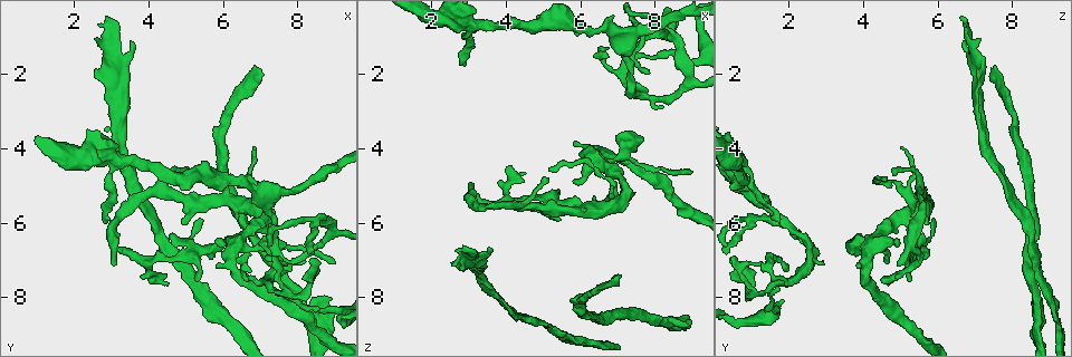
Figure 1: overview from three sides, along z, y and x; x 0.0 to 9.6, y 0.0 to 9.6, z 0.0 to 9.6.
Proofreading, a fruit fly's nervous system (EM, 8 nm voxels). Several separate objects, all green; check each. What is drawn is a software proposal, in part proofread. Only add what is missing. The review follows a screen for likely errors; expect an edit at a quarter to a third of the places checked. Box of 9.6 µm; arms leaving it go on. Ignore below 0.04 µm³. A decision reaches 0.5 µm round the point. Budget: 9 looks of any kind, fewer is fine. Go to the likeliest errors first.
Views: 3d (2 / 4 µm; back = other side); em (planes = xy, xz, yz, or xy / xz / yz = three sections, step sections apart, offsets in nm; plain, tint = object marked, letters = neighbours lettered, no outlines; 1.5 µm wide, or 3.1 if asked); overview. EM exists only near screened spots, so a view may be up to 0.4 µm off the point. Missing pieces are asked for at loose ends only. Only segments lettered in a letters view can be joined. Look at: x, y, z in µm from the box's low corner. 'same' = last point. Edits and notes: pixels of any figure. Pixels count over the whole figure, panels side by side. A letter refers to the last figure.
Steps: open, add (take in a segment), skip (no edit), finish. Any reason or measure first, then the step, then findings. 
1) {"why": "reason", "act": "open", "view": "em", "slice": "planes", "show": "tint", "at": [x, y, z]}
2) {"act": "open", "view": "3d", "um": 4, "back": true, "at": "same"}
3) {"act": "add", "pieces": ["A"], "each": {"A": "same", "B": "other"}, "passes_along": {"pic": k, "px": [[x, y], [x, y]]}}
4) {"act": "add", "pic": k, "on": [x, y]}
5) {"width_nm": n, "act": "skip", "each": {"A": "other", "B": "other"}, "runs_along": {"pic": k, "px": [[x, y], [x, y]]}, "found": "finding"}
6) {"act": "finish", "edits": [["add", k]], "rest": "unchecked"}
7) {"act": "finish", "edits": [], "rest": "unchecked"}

{"why": "branch stops here", "act": "open", "view": "em", "slice": "planes", "show": "letters", "at": [7.00, 1.90, 7.40]}

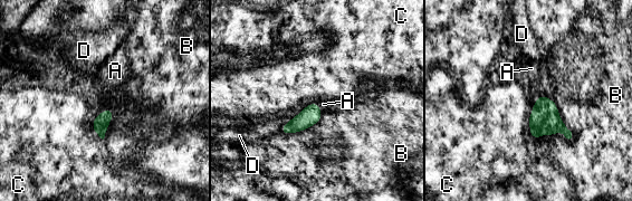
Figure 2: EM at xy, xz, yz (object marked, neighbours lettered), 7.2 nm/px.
{"width_nm": 110, "act": "add", "pieces": ["A"], "each": {"A": "same", "B": "other", "C": "other", "D": "other"}, "passes_along": {"pic": 2, "px": [[310, 115], [318, 106], [323, 104]]}, "found": "the neuron continues"}

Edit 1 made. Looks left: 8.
{"why": "thin end", "act": "open", "view": "em", "slice": "xz", "step": 4, "show": "letters", "at": [9.00, 7.10, 4.60]}

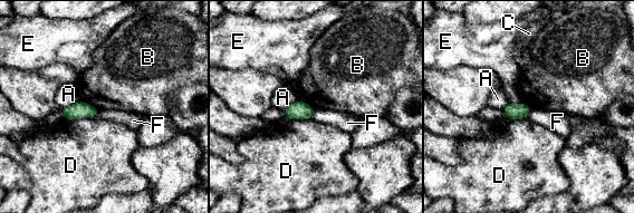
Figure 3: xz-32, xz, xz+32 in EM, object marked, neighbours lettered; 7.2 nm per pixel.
{"act": "open", "view": "em", "slice": "planes", "show": "letters", "at": "same"}

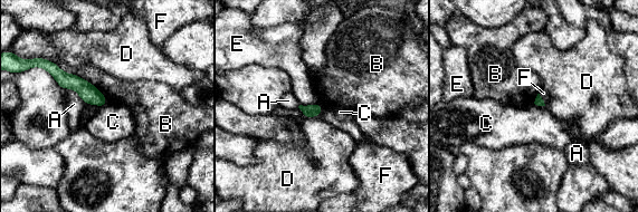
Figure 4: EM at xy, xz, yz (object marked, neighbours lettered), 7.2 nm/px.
{"act": "skip", "each": {"A": "other", "B": "other", "C": "other", "D": "other", "E": "other", "F": "other"}, "runs_along": {"pic": 4, "px": [[53, 68], [103, 102]]}, "found": "none of them fits"}

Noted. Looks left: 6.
{"why": "branch stops here", "act": "open", "view": "3d", "um": 4, "at": [8.80, 8.10, 8.65]}

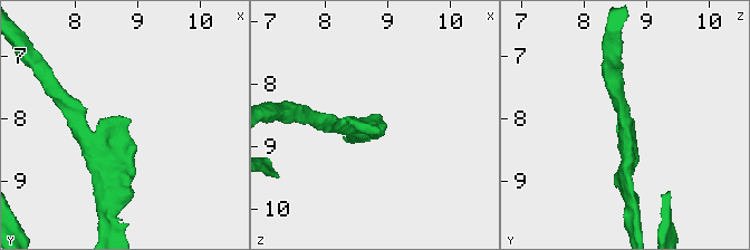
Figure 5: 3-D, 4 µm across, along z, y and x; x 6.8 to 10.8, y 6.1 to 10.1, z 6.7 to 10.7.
{"why": "now the EM", "act": "open", "view": "em", "slice": "xz", "step": 4, "show": "letters", "at": [8.80, 8.15, 8.70]}

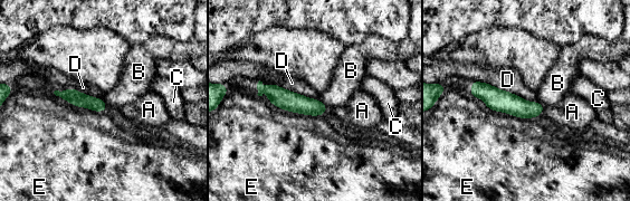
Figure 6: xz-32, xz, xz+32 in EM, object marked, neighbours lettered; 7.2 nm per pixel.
{"width_nm": 130, "act": "skip", "each": {"A": "other", "B": "other", "C": "other", "D": "other", "E": "other"}, "found": "none of them fits"}

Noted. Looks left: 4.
{"act": "finish", "edits": [["add", 2]], "rest": "unchecked"}

